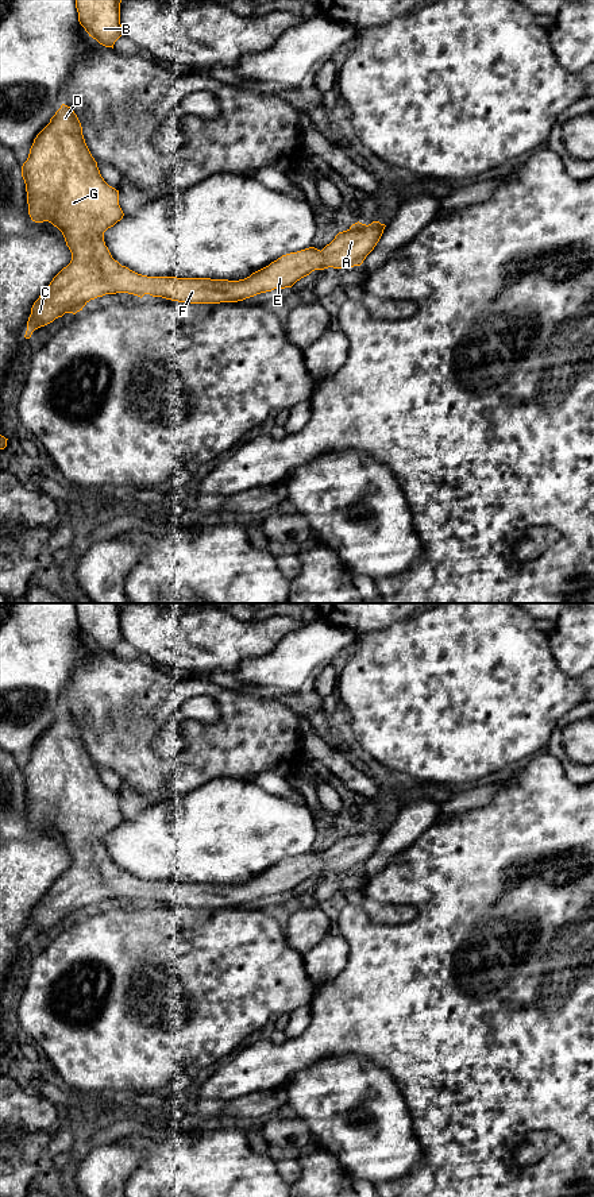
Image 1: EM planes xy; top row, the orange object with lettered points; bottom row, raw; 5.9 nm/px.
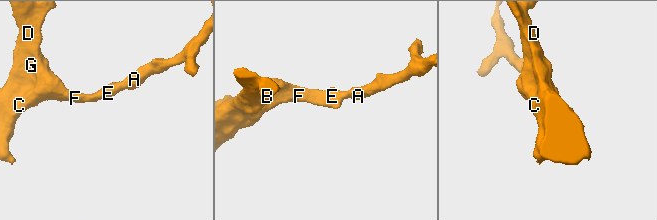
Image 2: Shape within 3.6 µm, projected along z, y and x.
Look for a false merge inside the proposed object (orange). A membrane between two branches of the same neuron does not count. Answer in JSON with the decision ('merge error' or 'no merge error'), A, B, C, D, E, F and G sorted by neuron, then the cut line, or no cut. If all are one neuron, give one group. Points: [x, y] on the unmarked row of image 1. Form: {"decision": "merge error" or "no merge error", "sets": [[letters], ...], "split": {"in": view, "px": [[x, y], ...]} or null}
{"decision": "no merge error", "sets": [["A", "B", "C", "D", "E", "F", "G"]], "split": null}

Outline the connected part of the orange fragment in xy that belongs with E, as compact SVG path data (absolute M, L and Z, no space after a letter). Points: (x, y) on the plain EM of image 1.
M62 708L50 727L36 740L28 762L22 771L22 781L26 788L31 825L49 826L57 831L72 857L70 868L53 883L34 907L27 926L26 943L30 943L35 934L53 927L65 918L76 919L90 904L105 899L128 897L140 903L150 899L178 907L220 908L238 907L274 893L292 892L315 874L360 870L379 846L386 831L379 826L369 830L358 826L347 835L339 837L321 856L309 852L282 860L269 870L239 885L147 881L122 870L105 850L104 837L124 820L119 810L119 795L109 791L101 781L97 767L85 748L81 727L70 711Z

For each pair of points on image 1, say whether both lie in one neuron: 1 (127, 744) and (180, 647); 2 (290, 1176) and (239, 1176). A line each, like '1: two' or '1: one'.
1: two
2: two

